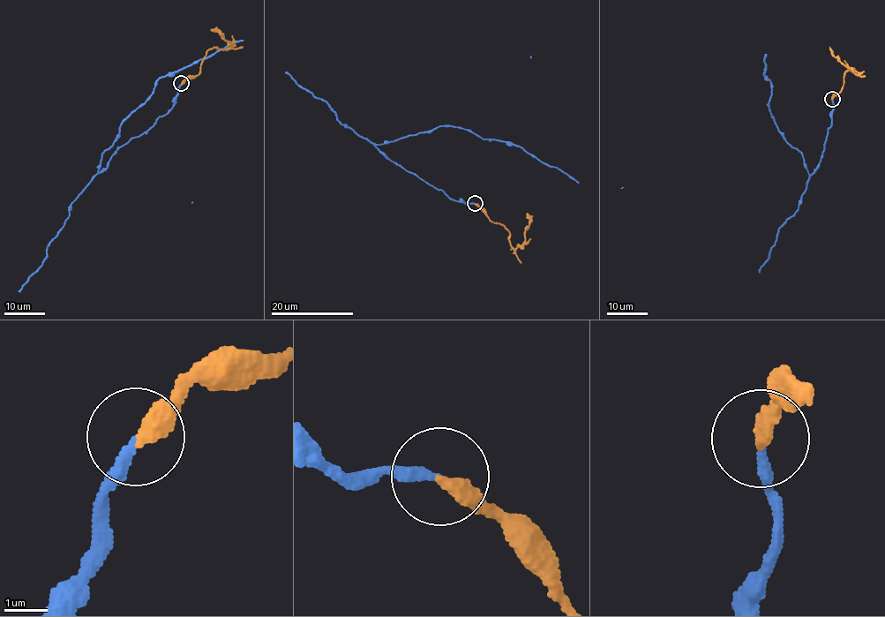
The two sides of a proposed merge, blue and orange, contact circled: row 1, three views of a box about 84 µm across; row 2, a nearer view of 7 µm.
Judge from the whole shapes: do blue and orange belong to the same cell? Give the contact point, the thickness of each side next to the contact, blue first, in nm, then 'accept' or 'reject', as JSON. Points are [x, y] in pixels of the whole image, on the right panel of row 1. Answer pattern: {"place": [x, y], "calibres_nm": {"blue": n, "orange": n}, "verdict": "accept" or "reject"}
{"place": [832, 99], "calibres_nm": {"blue": 190, "orange": 380}, "verdict": "reject"}

